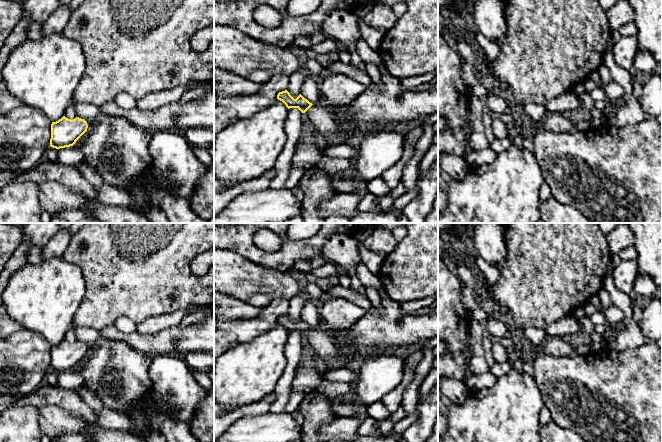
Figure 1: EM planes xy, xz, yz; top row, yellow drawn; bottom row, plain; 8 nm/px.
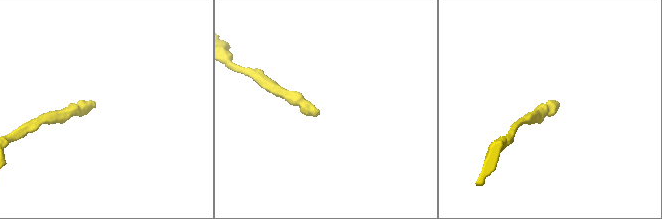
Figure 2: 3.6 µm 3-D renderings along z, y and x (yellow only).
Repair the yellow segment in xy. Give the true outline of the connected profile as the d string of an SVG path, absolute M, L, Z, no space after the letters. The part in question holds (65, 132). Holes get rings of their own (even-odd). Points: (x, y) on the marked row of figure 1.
M63 116L51 124L50 146L56 149L73 146L87 128L88 124L84 119L76 117L71 120Z

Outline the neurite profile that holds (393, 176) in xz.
M417 126L411 129L403 141L403 153L400 159L381 176L390 189L395 189L402 181L403 171L415 152L415 146L424 130Z

